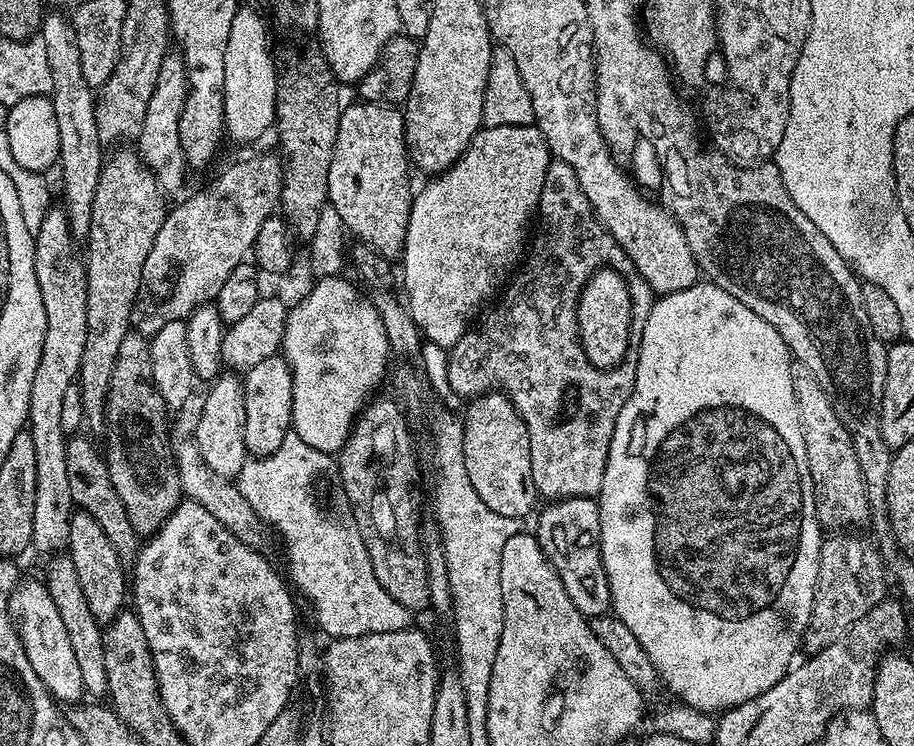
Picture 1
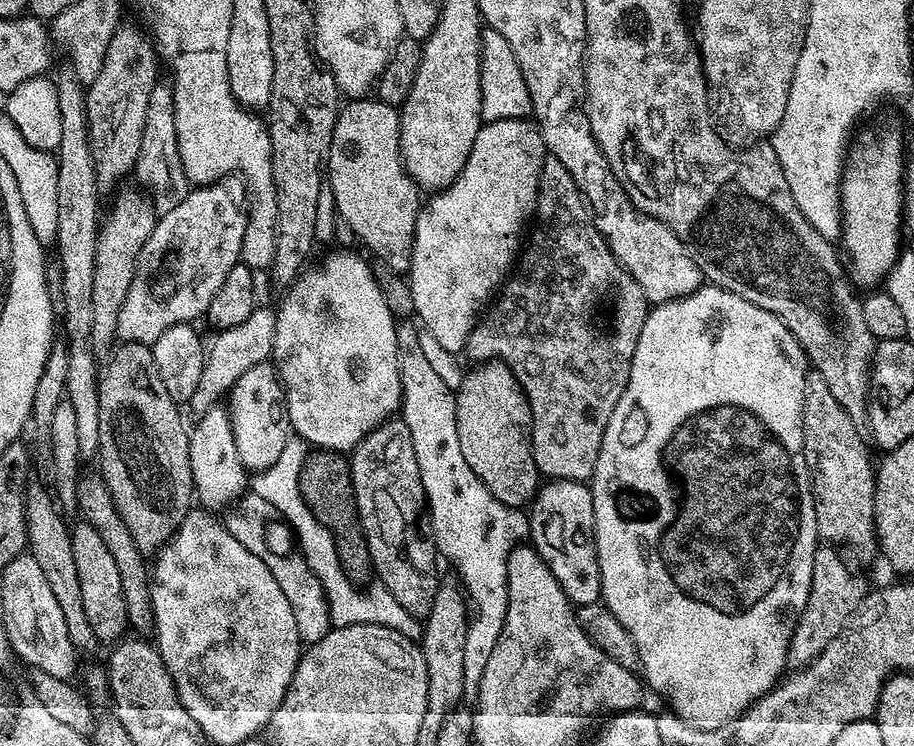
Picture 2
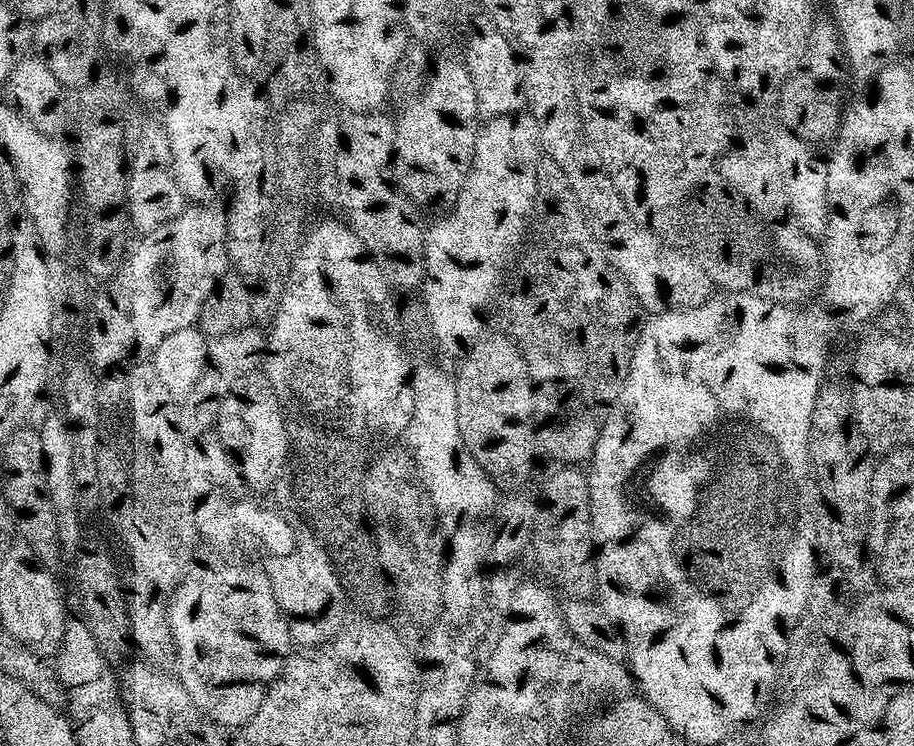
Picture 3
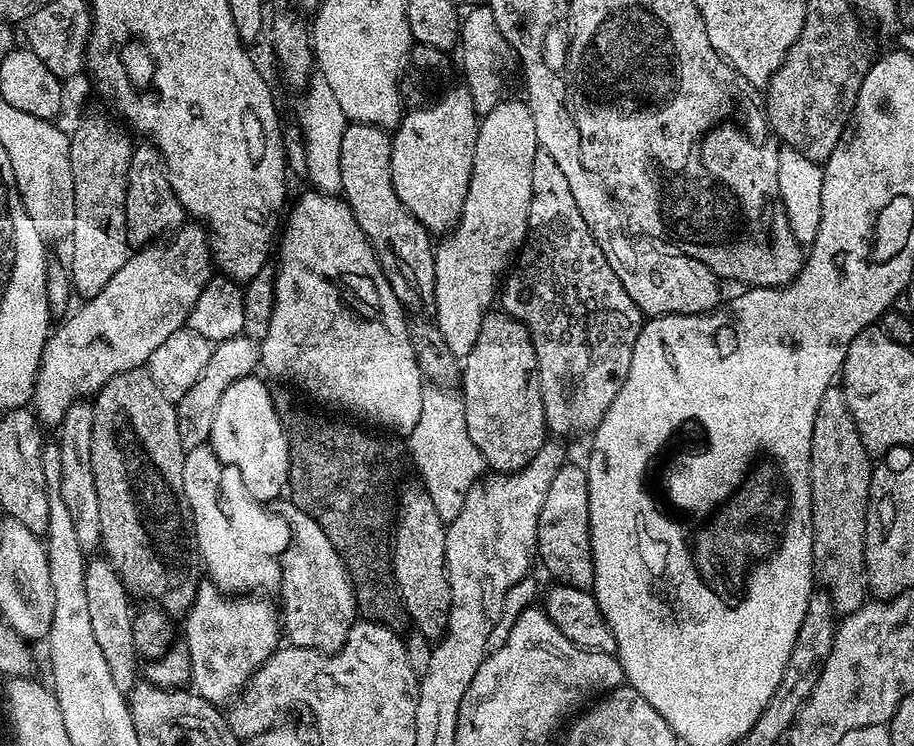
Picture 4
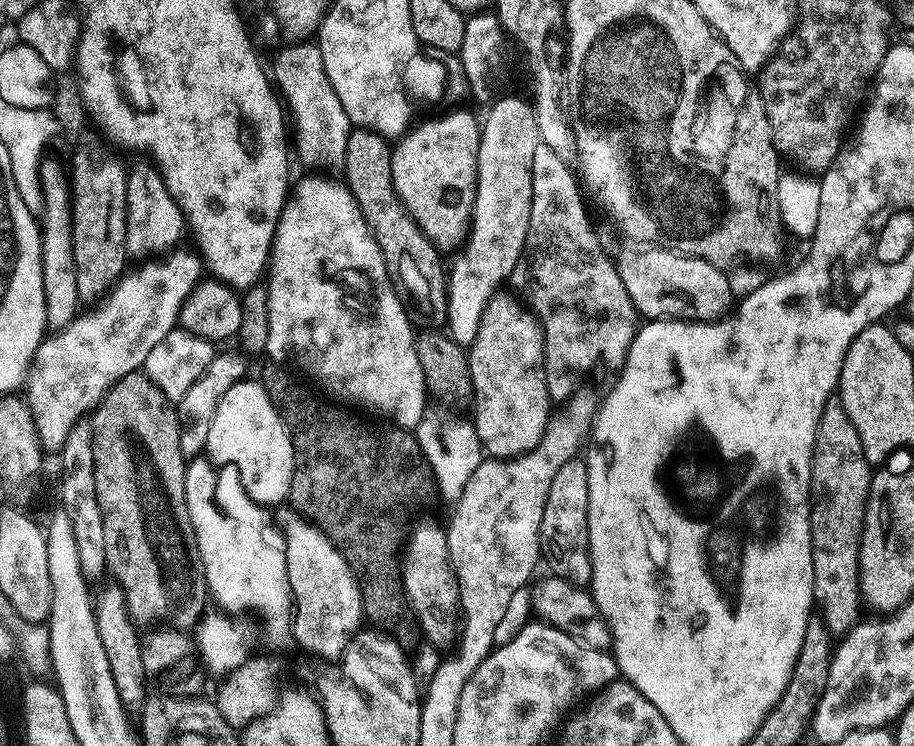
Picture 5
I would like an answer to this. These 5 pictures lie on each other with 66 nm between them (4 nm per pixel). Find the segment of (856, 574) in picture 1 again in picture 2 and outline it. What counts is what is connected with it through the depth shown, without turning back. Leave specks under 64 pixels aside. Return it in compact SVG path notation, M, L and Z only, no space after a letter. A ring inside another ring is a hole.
M820 546L816 549L810 594L794 626L794 634L788 647L789 665L807 666L811 664L816 657L822 654L822 650L826 650L831 640L838 638L838 634L842 634L842 630L848 624L848 619L855 614L858 606L868 596L870 585L839 554L841 555L832 546Z

